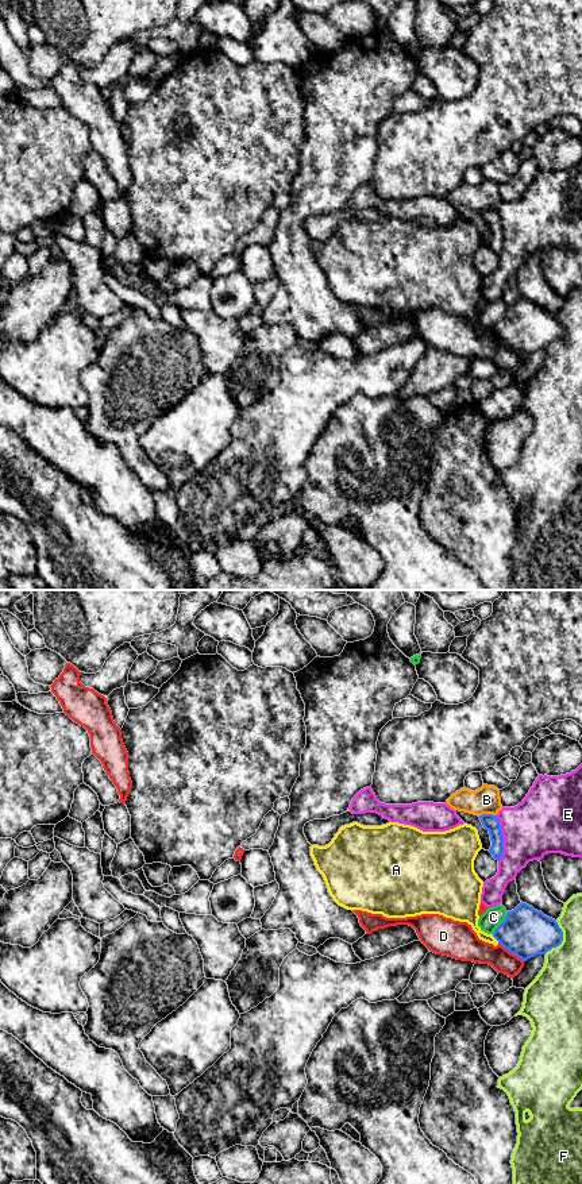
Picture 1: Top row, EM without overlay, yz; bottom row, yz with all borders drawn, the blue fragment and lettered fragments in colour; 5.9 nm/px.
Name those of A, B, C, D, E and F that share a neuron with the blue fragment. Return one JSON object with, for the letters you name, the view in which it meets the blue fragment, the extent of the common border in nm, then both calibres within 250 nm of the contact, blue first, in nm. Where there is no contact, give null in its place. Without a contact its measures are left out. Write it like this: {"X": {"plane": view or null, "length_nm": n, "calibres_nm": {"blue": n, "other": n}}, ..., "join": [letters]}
{"join": []}

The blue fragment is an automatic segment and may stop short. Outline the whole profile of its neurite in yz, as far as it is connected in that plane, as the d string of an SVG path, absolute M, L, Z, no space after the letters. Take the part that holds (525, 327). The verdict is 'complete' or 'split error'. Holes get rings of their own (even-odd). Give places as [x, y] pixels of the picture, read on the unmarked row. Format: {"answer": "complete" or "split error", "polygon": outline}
{"answer": "complete", "polygon": "M521 297L514 305L508 306L493 332L510 348L527 356L559 342L563 327L555 315Z"}

